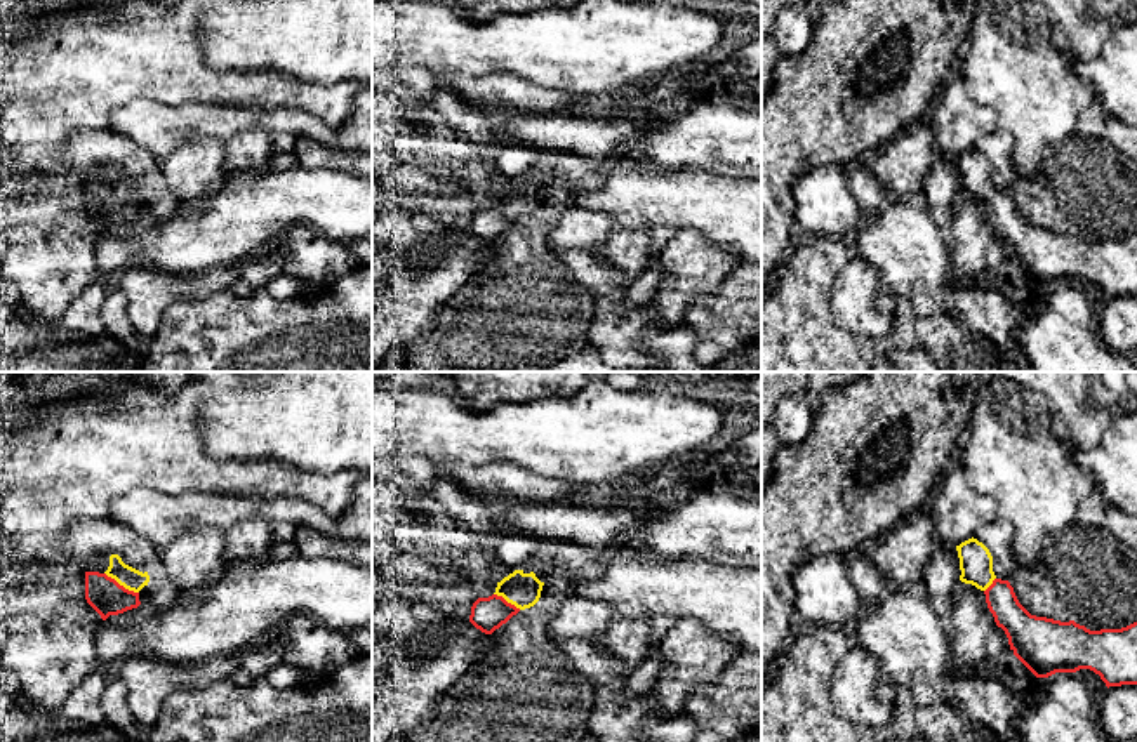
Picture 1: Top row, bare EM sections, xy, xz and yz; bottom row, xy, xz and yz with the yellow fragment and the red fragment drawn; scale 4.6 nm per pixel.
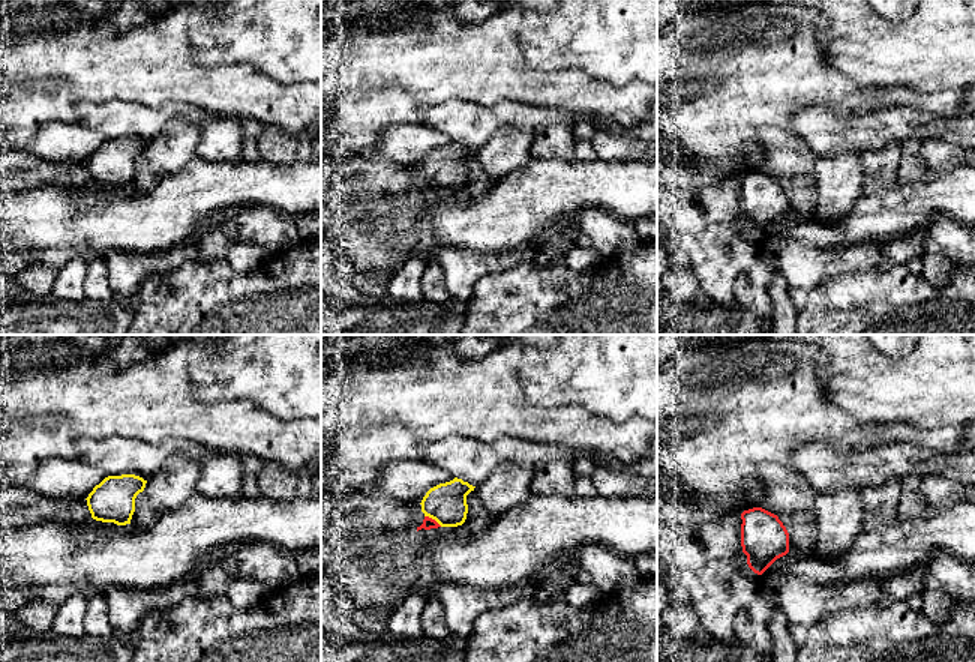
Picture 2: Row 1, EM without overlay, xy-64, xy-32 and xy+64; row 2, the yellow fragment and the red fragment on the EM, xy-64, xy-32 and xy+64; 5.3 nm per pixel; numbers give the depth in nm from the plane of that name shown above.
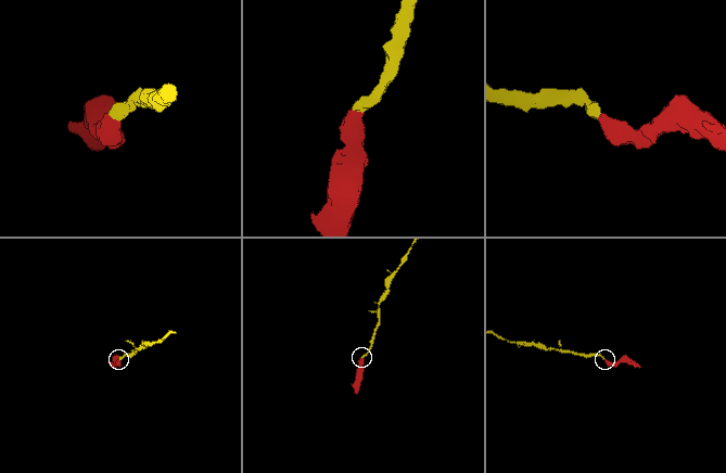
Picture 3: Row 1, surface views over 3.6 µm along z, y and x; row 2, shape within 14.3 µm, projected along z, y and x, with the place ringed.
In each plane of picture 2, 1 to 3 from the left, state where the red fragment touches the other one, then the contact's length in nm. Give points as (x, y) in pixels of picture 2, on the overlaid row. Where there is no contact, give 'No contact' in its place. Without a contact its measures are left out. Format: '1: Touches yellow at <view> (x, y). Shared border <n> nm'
1: No contact
2: Touches yellow at xy-32 (434, 518). Shared border 110 nm
3: No contact

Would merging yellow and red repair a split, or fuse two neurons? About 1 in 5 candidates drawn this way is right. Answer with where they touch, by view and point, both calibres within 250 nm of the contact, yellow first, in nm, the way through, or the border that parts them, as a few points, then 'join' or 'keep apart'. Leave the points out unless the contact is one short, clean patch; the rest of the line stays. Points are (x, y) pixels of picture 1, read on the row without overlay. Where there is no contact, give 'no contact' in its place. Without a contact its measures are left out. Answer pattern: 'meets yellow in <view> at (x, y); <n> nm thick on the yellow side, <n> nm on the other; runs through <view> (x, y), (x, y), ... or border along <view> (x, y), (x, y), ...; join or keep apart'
meets yellow in xy at (122, 195); 100 nm thick on the yellow side, 170 nm on the other; runs through xy (126, 186), (122, 195), (105, 205); join

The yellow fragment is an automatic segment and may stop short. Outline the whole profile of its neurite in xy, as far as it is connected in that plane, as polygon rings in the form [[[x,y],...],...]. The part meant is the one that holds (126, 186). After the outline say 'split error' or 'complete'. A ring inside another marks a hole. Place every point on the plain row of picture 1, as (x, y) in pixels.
[[[111,165],[104,184],[85,182],[85,210],[106,231],[110,226],[137,219],[139,202],[148,193],[148,182],[143,184],[125,176],[118,165]]]; split error

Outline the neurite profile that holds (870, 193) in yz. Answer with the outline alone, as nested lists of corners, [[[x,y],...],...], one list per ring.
[[[857,162],[847,167],[852,195],[862,210],[864,221],[874,219],[888,203],[890,195],[871,169]]]

